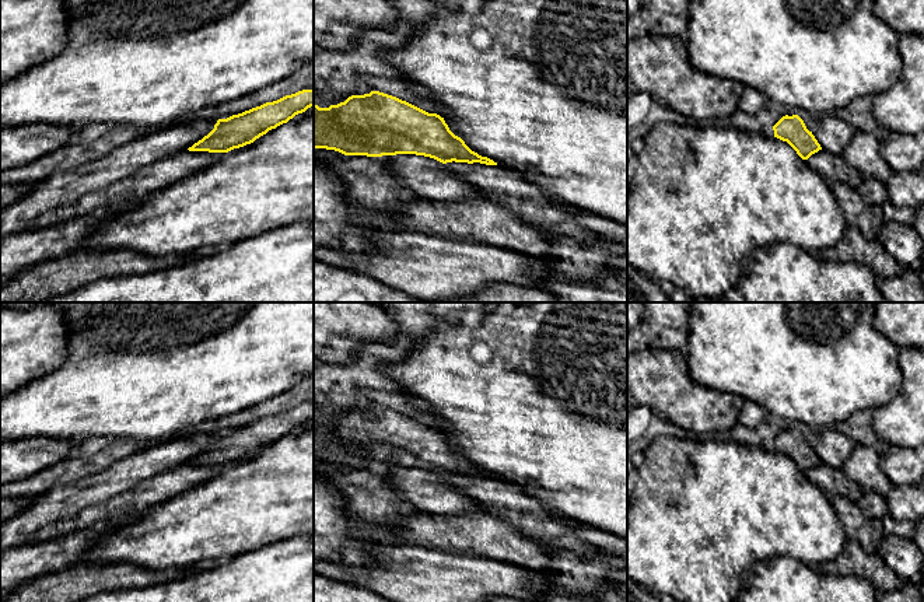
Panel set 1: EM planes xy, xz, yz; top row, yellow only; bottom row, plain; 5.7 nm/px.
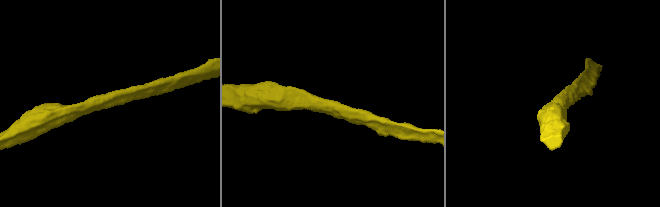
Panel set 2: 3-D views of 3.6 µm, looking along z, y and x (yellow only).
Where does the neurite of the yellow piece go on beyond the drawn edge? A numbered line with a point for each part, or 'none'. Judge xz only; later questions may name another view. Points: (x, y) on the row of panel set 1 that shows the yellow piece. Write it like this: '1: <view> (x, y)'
none

